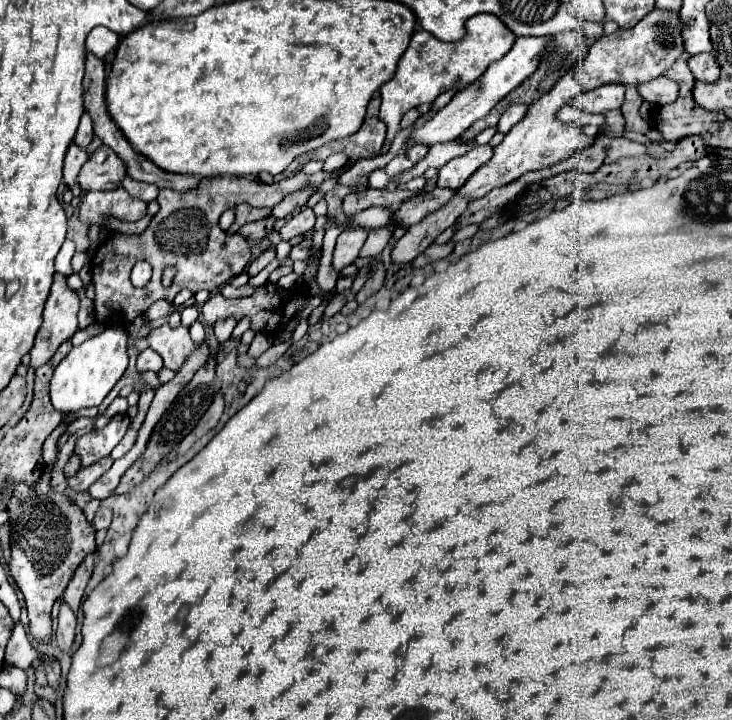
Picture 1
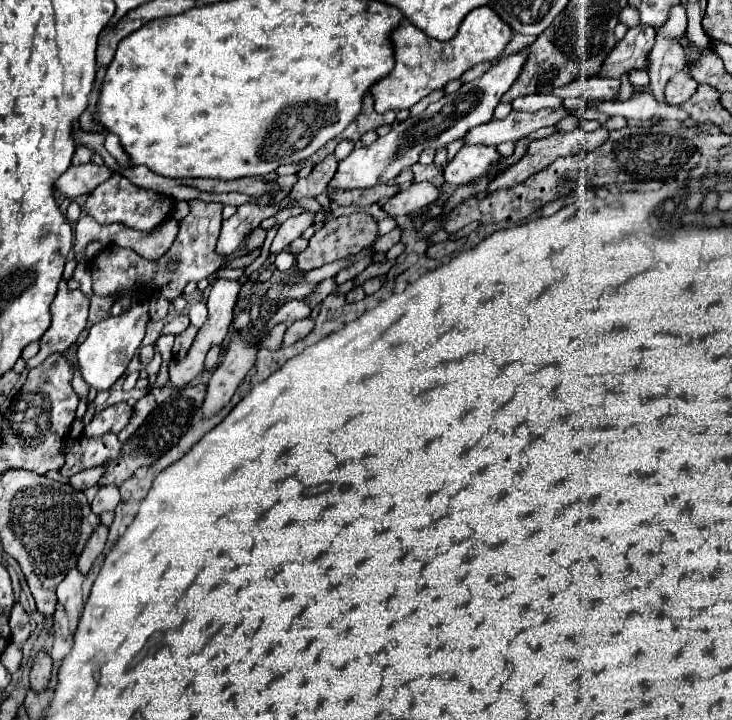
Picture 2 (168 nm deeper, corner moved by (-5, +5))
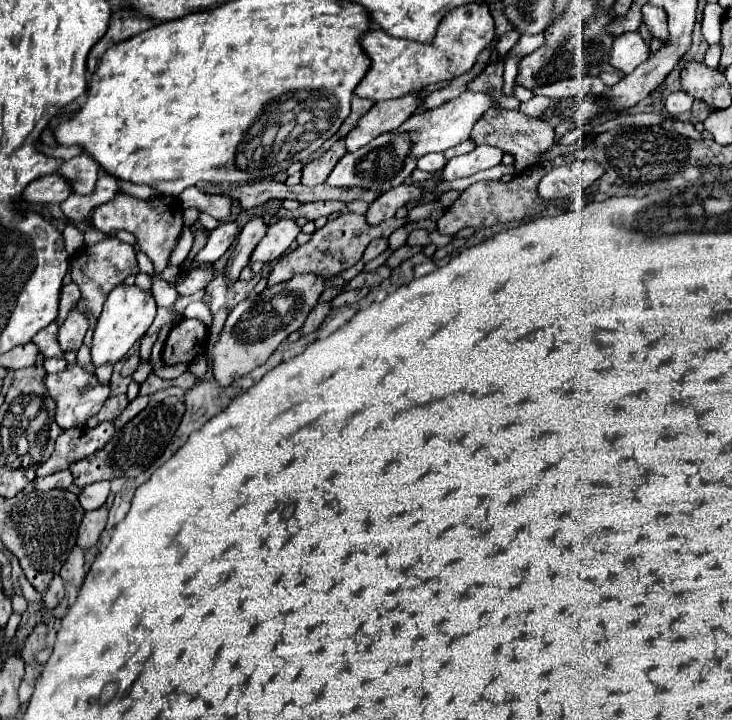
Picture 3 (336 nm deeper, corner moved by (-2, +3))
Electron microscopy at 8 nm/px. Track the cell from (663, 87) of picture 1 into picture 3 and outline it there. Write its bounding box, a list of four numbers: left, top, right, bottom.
[666,89,694,115]

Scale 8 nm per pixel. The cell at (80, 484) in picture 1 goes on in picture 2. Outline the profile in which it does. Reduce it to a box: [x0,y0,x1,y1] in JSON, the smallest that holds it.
[59,433,121,477]

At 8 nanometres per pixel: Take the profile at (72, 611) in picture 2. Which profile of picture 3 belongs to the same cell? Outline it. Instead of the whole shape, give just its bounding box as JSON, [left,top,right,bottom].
[60,547,84,589]

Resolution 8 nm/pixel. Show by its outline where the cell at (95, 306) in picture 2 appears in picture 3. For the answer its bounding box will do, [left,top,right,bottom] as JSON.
[76,344,95,373]

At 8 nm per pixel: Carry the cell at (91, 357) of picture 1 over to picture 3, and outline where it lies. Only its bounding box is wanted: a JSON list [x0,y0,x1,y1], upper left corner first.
[90,285,156,367]

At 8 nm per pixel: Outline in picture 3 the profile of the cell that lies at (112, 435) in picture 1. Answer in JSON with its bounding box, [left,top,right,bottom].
[88,395,128,427]

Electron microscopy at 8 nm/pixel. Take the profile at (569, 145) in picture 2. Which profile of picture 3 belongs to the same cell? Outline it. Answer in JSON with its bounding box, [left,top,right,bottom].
[472,109,558,173]

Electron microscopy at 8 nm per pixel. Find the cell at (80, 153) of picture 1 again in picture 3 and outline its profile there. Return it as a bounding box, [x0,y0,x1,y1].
[60,153,98,193]

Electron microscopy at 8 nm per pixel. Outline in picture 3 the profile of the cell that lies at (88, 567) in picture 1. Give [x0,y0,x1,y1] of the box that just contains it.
[78,505,108,551]

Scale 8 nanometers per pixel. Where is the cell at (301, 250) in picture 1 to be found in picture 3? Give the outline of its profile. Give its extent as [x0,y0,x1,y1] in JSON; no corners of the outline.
[268,213,406,285]

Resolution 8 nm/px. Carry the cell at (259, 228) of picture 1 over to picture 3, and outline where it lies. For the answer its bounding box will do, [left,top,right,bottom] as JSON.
[274,201,344,221]

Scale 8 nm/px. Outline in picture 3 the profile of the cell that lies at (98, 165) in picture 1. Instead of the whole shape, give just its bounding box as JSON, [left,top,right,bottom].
[22,173,72,203]

